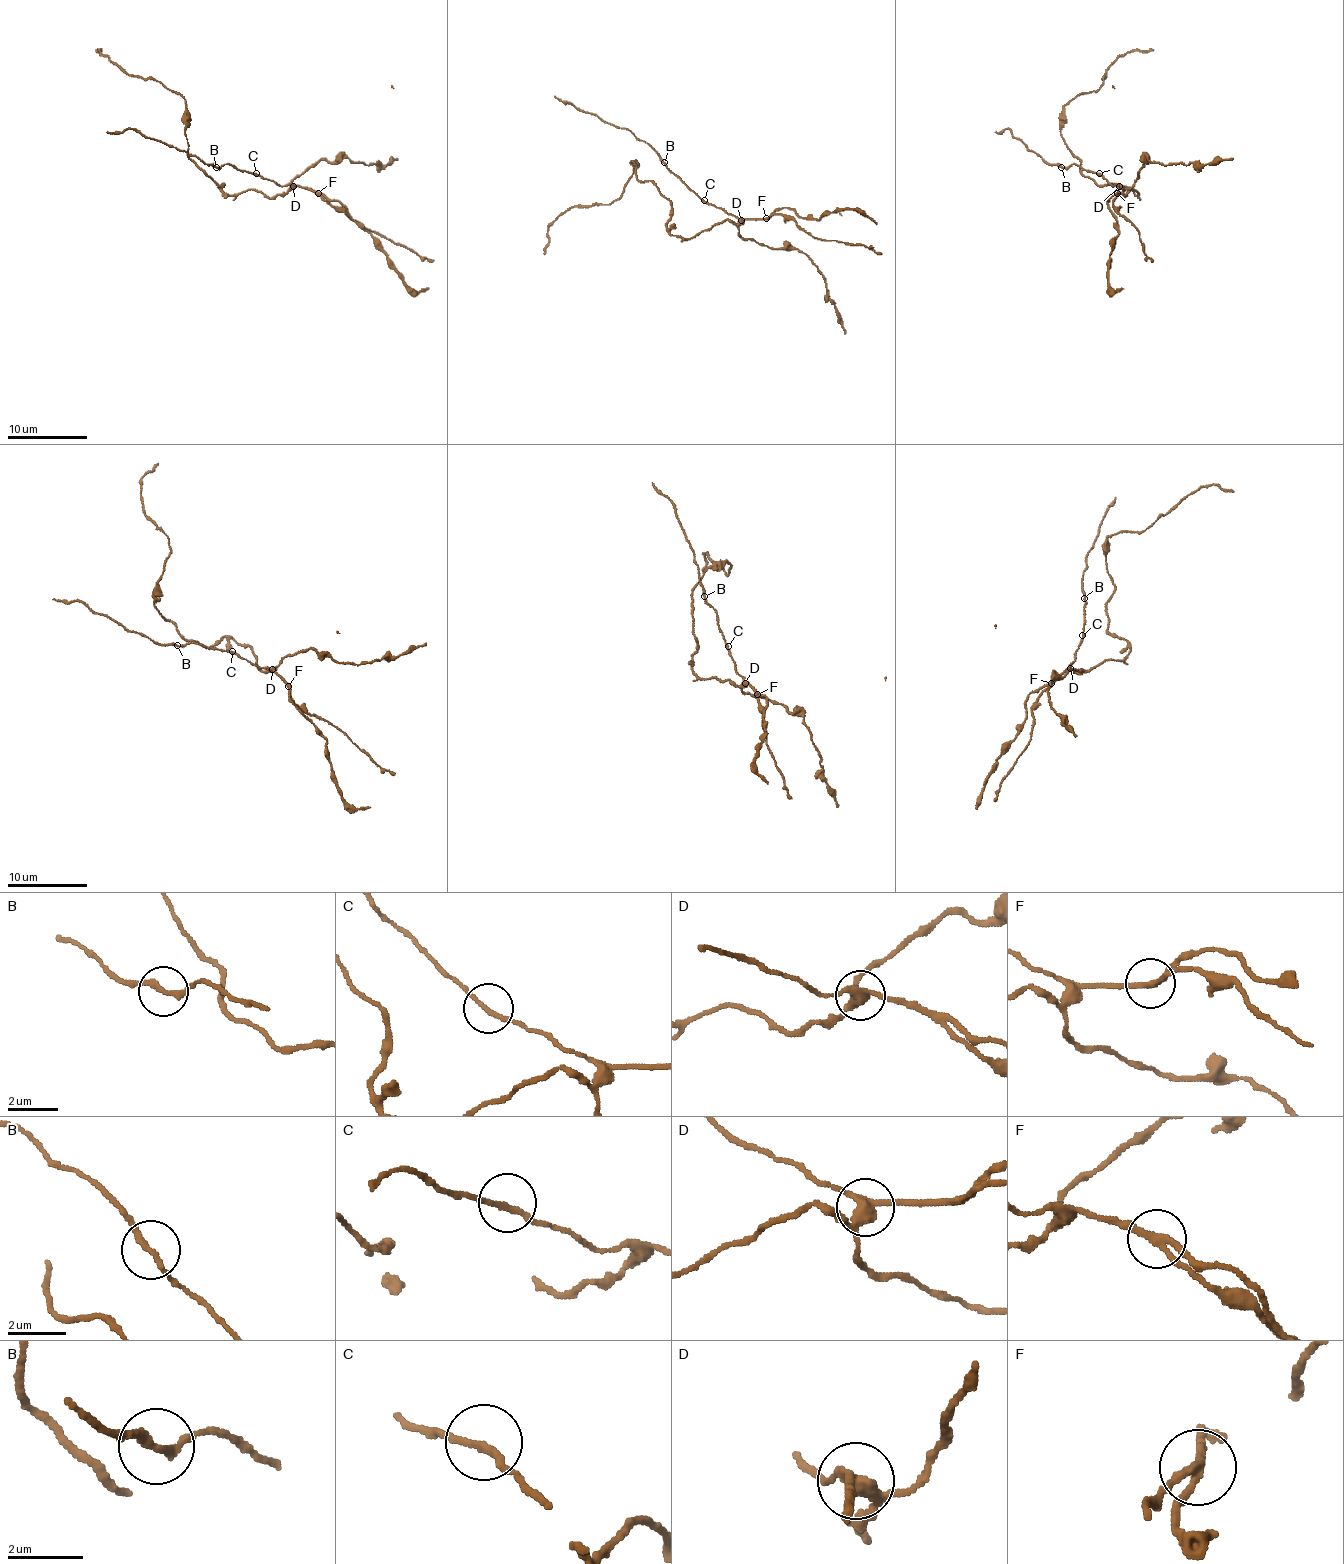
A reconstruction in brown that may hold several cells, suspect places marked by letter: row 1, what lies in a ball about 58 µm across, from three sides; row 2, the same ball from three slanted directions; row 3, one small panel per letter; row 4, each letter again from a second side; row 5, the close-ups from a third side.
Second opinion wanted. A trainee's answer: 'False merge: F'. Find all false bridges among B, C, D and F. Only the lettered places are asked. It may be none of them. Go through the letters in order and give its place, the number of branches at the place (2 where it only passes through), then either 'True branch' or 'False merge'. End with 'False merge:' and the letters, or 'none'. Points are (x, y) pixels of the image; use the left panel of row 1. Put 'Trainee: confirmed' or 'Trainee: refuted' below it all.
B: Place: (216, 167). Branches: 2. True branch
C: Place: (256, 173). Branches: 2. True branch
D: Place: (293, 186). Branches: 4. False merge
F: Place: (318, 193). Branches: 2. False merge
False merge: D, F
Trainee: refuted

